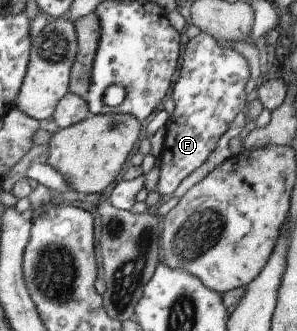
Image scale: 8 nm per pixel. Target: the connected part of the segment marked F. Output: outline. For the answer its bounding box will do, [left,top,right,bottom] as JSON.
[156,32,252,199]

